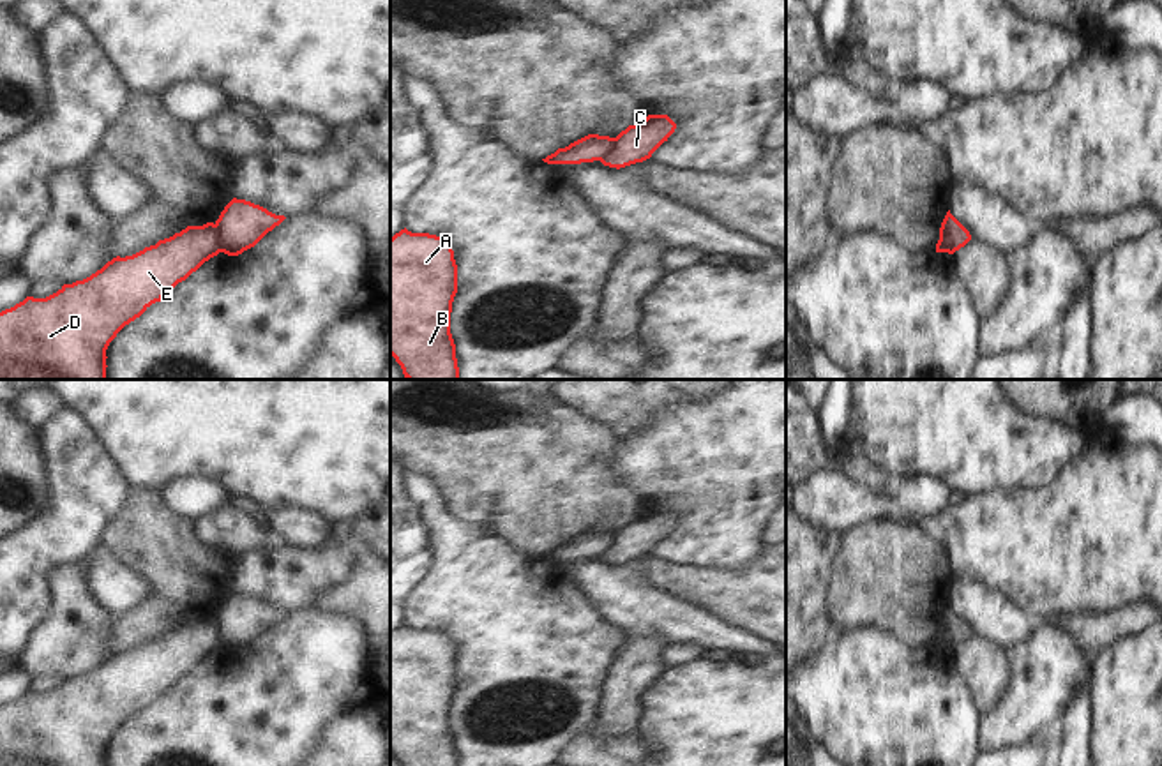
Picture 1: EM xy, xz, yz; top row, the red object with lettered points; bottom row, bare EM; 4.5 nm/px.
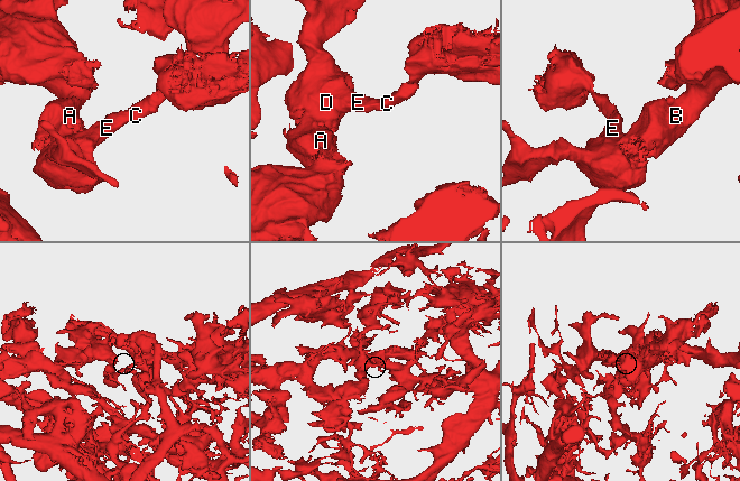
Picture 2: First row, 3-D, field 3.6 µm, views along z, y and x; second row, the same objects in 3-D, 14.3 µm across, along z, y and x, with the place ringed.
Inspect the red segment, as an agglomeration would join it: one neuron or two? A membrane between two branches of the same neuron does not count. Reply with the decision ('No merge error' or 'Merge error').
Merge error.

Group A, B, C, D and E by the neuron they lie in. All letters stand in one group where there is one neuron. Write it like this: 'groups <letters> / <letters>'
groups A B D E / C

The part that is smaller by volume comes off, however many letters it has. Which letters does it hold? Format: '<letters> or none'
C

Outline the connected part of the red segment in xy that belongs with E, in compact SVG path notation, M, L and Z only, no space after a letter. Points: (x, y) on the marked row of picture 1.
M214 222L187 226L132 256L113 258L90 277L64 284L46 298L26 297L14 307L2 311L0 379L106 379L106 349L117 334L219 252L219 231Z

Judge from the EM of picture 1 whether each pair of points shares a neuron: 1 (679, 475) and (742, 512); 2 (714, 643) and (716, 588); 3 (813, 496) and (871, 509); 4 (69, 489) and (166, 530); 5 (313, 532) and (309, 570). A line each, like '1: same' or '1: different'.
1: same
2: different
3: same
4: different
5: different

